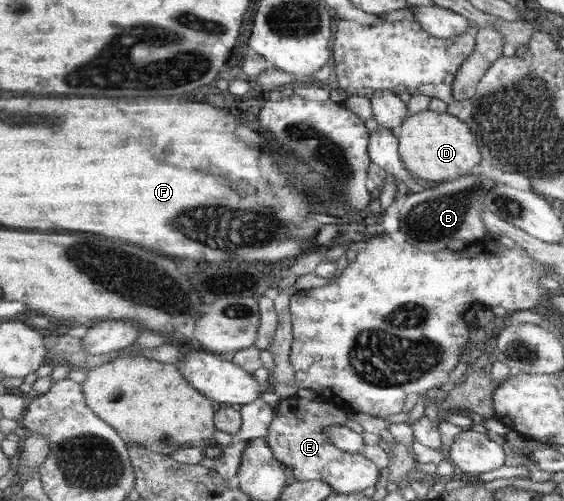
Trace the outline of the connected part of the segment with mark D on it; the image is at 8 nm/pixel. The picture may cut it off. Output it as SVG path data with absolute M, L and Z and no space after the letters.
M429 109L411 115L394 134L399 138L400 154L407 169L425 185L462 178L483 161L478 137L466 122L449 113L435 113Z

